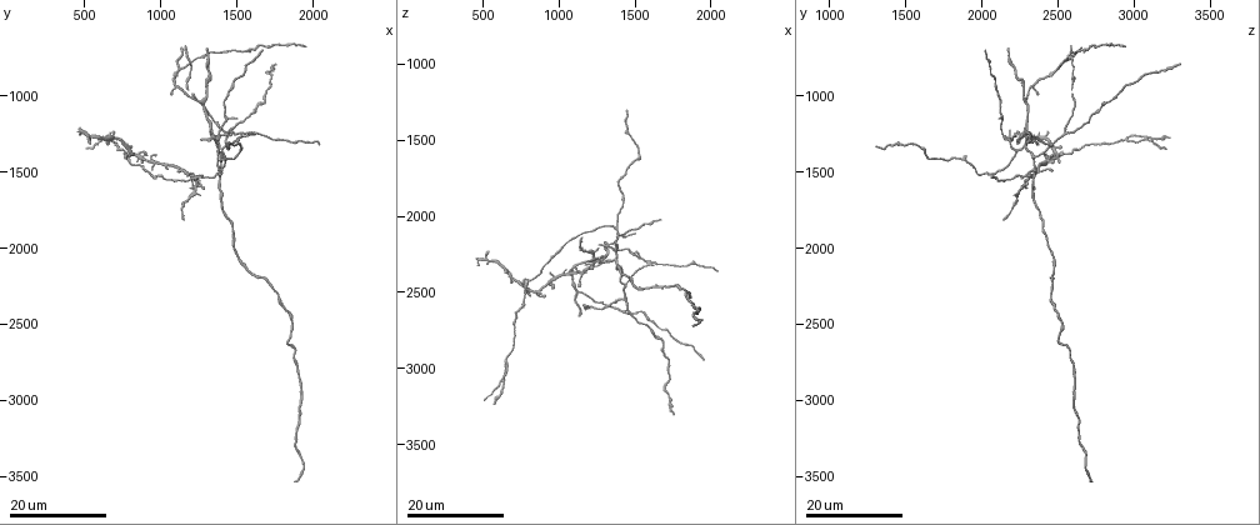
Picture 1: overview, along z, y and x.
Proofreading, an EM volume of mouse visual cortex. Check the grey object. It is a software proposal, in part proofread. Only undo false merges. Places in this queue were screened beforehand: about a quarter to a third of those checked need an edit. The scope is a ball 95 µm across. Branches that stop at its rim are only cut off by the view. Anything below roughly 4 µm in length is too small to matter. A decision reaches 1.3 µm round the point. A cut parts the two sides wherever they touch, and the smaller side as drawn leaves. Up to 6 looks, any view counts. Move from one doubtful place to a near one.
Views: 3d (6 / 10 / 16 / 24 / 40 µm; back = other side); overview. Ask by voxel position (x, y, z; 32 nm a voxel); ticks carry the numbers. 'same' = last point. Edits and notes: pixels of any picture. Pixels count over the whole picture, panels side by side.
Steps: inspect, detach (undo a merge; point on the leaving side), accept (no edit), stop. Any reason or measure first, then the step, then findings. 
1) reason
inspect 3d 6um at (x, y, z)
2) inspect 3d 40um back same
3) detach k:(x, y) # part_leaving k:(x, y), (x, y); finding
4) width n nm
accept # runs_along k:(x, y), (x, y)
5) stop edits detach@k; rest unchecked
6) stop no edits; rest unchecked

branch point
inspect 3d 16um at (1380, 1360, 2240)

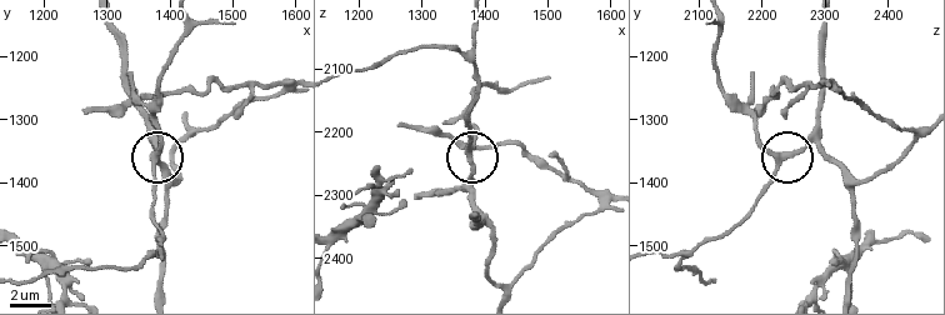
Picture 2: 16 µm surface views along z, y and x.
inspect 3d 6um at (1370, 1365, 2230)

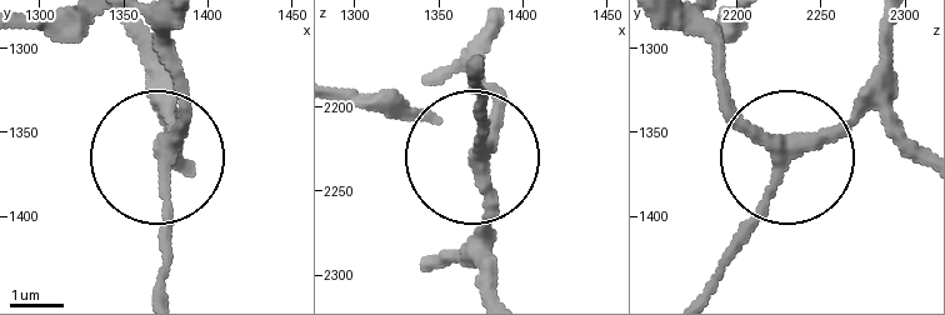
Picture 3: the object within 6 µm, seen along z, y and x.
side_arm 28 um
accept # runs_along 3:(181, 165), (168, 116), (155, 148), (178, 111), (164, 23); all the same cell

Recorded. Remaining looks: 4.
side arm on a straight run
inspect 3d 16um at (1120, 940, 2320)

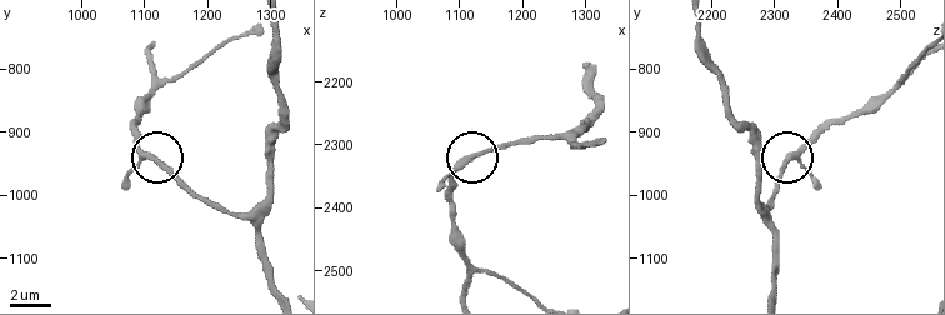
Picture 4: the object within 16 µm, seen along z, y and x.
inspect 3d 10um at (1120, 950, 2315)

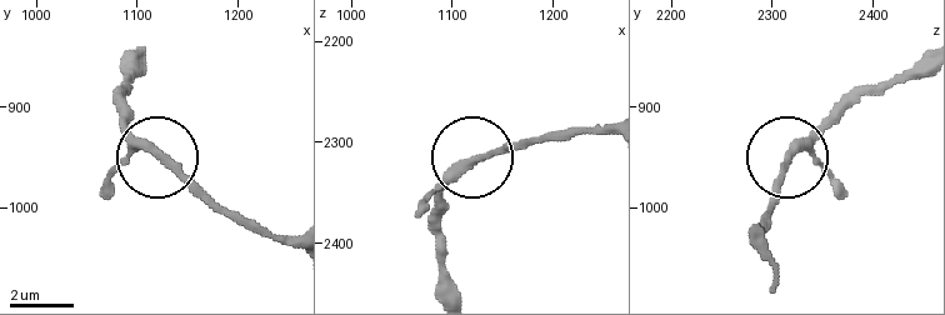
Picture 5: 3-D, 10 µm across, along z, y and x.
inspect 3d 6um at (1120, 948, 2318)

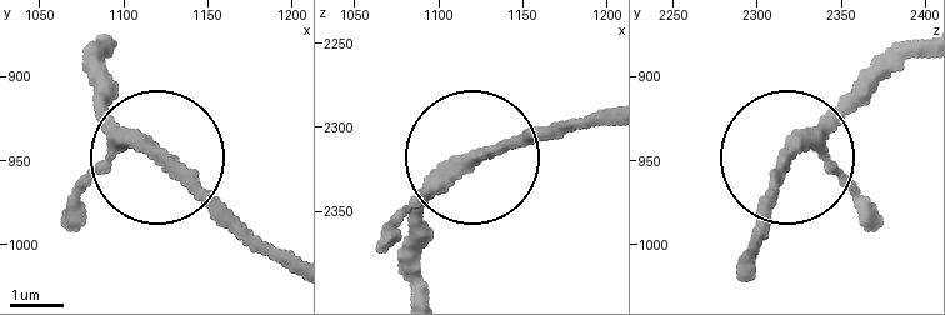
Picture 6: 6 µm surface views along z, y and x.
width 230 nm
accept # runs_along 6:(603, 111), (495, 143), (406, 236); continuous, no second cell

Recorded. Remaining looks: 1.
stop no edits; rest unchecked

